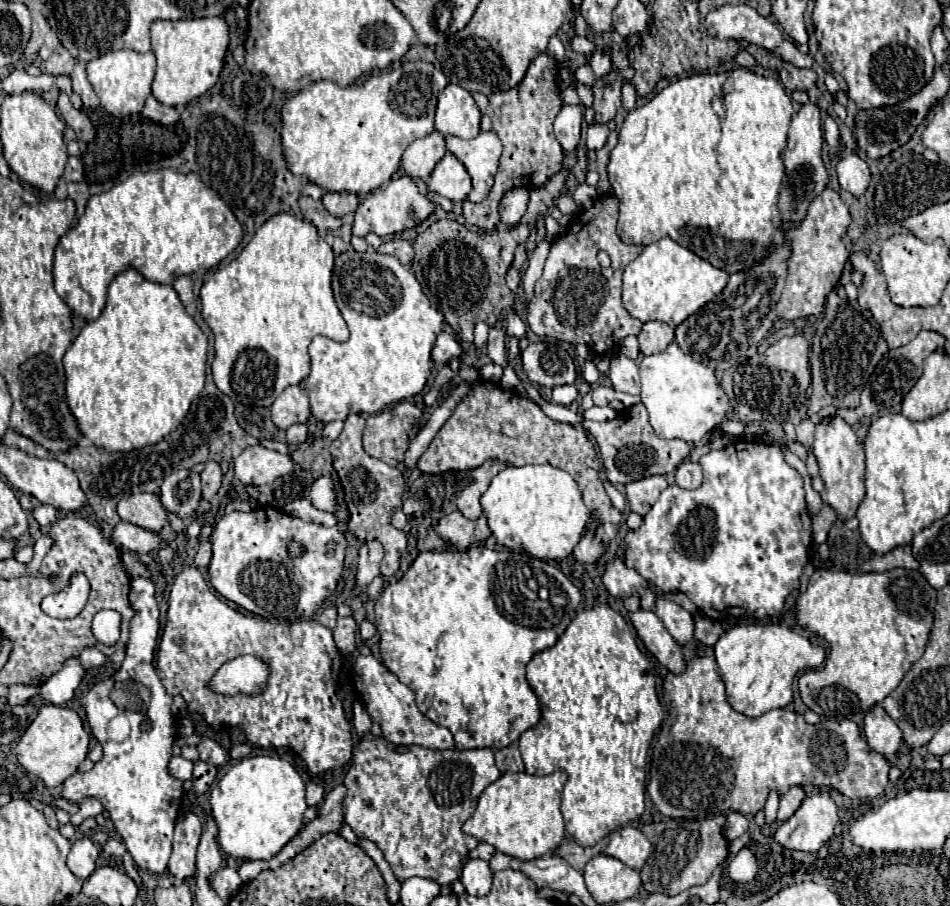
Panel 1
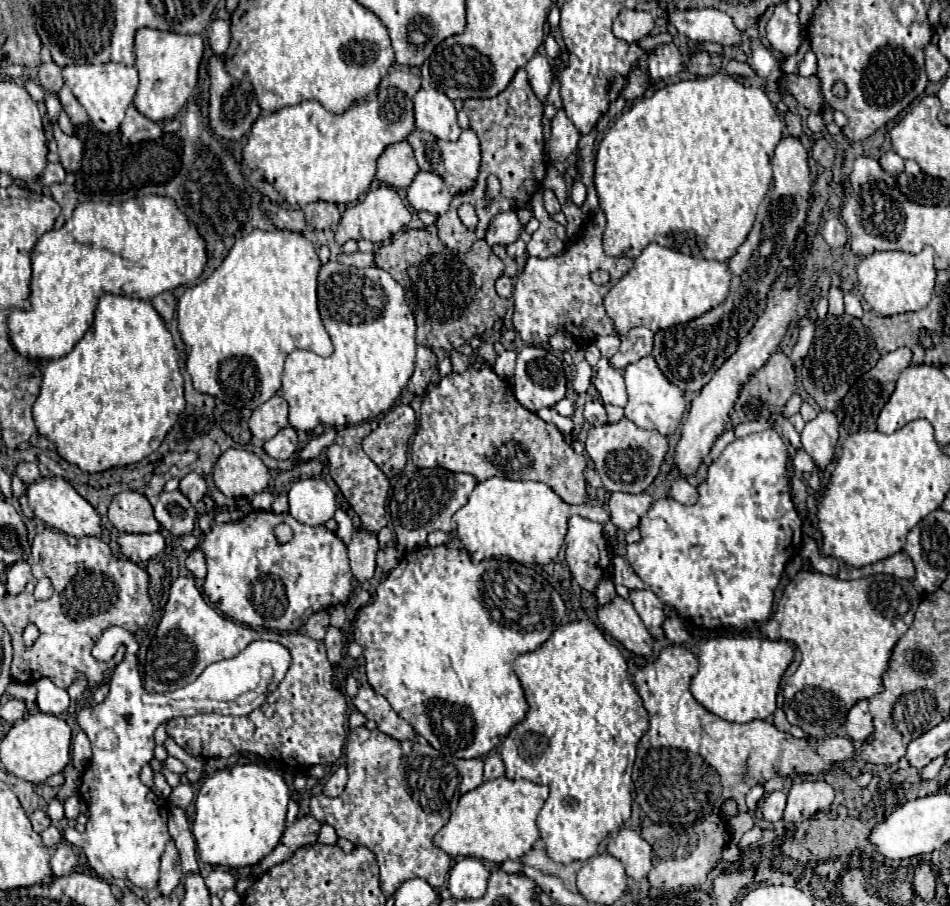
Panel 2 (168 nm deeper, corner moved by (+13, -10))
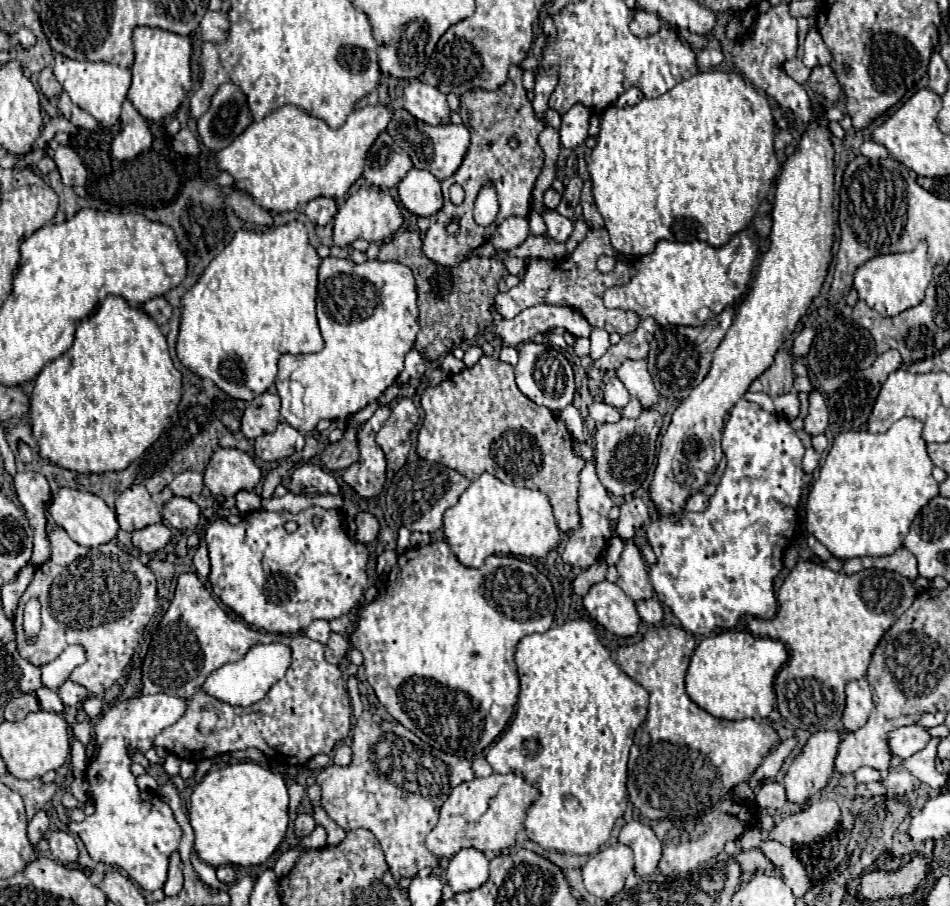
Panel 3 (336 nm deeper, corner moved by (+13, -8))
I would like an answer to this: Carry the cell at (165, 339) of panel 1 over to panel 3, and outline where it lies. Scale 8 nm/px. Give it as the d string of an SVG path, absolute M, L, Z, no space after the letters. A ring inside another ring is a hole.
M108 296L92 316L78 324L72 348L38 374L30 396L32 436L40 448L40 456L60 468L78 474L124 470L158 440L170 416L176 412L180 396L182 374L170 360L166 336L158 324L148 320L140 308L128 306L118 296Z

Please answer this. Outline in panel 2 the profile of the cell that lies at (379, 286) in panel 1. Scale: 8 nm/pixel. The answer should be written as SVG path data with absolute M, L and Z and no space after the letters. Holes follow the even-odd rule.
M328 260L318 274L318 308L322 322L332 338L334 354L322 358L308 350L294 350L286 358L282 396L290 406L290 426L302 432L314 430L318 424L324 426L348 426L362 424L394 406L404 386L408 384L414 370L416 356L416 322L410 306L406 304L402 286L386 272L376 266L354 268L344 266L338 260Z

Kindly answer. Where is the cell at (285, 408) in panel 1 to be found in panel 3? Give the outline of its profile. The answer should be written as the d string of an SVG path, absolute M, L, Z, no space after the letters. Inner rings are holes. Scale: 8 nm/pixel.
M264 392L256 396L242 416L242 434L246 438L258 438L262 434L274 432L280 422L280 398L278 394Z

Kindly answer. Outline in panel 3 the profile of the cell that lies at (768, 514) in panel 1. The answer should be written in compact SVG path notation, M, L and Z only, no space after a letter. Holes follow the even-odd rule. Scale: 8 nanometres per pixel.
M738 400L730 412L722 434L722 450L726 454L726 470L704 512L682 512L670 518L656 518L646 530L648 542L658 562L650 566L650 582L656 596L666 604L682 628L696 636L708 636L716 628L734 628L738 618L752 614L756 618L772 618L776 614L776 596L772 602L774 578L782 570L782 552L796 532L796 510L804 488L812 482L802 470L804 446L790 422L778 414L764 412L758 404Z

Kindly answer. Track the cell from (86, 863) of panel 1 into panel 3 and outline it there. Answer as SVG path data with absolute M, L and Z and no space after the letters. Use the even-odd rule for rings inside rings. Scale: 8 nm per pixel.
M50 830L48 832L48 842L50 842L50 852L62 864L70 864L70 862L78 860L76 840L68 832L64 832L64 830Z

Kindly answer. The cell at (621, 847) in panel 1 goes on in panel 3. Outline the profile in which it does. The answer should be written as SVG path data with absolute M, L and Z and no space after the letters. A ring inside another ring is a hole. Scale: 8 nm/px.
M632 820L620 830L618 842L628 844L634 850L634 860L636 860L634 868L638 876L648 876L656 870L658 860L662 856L662 842L656 838L650 826Z

